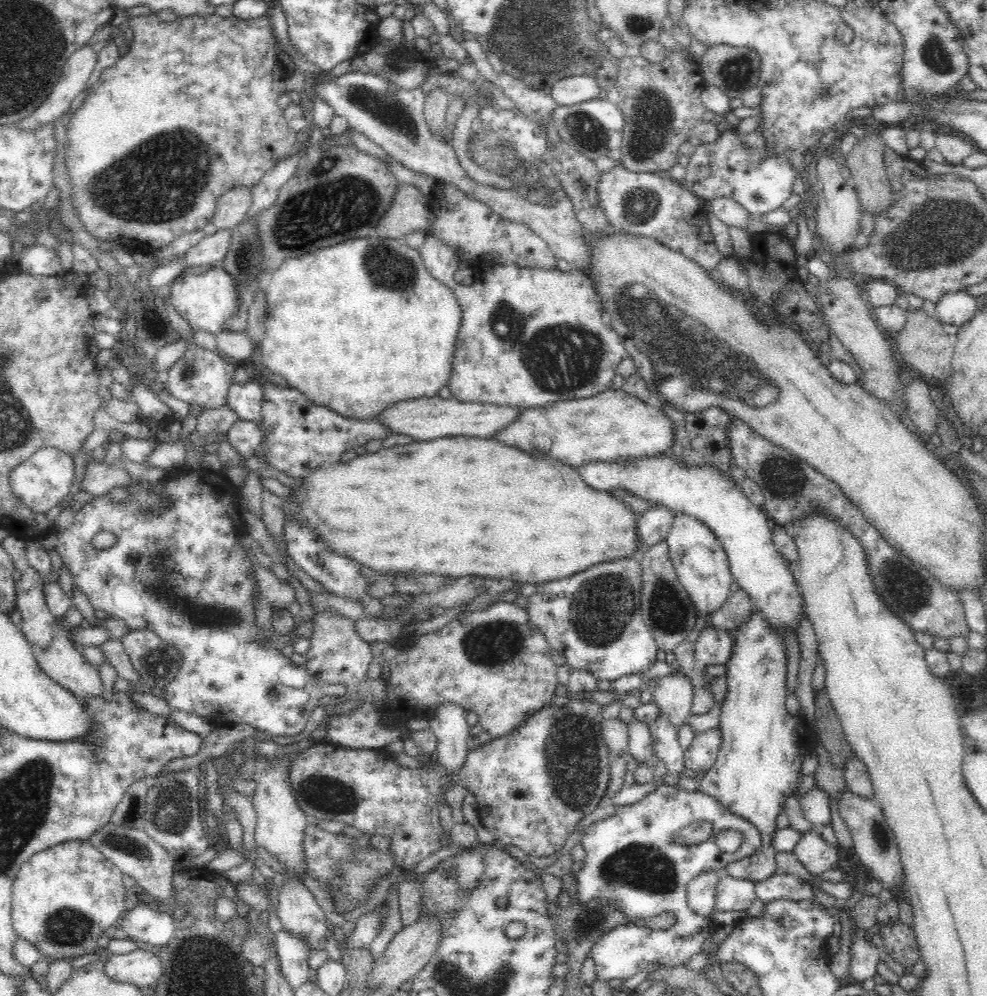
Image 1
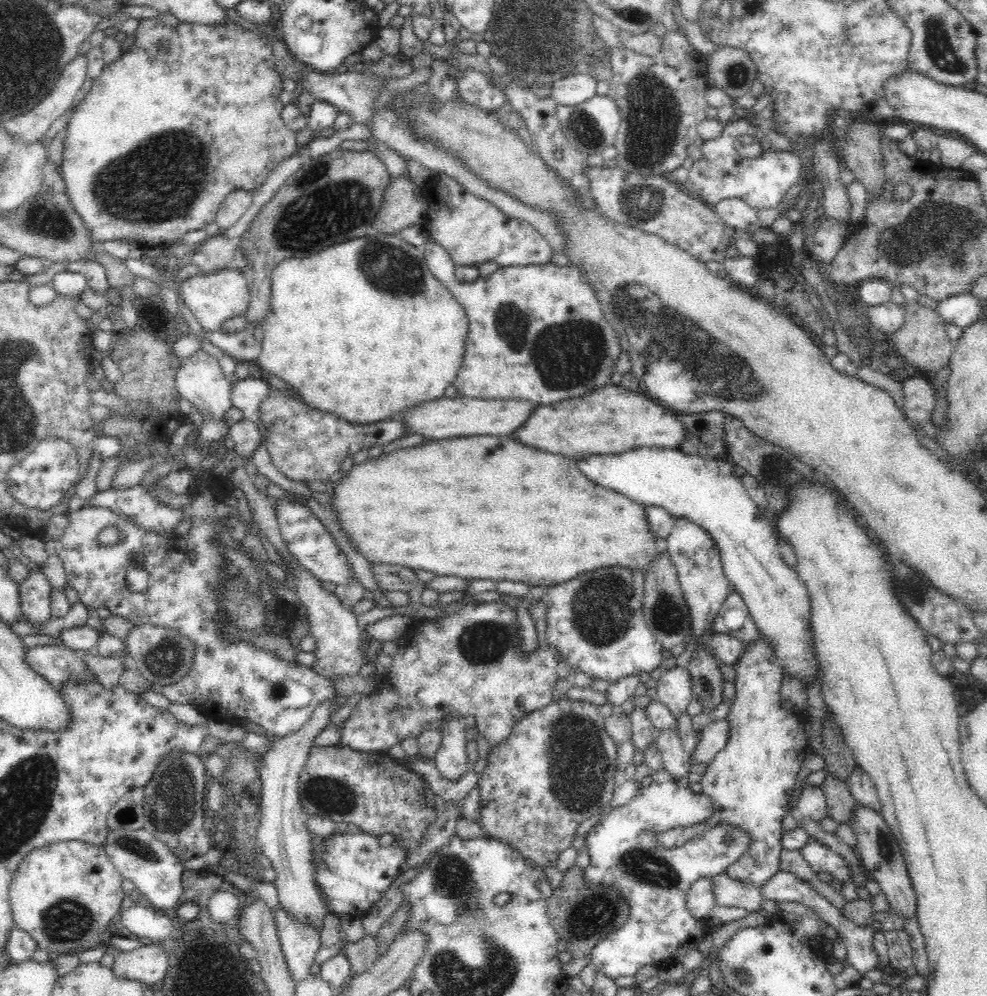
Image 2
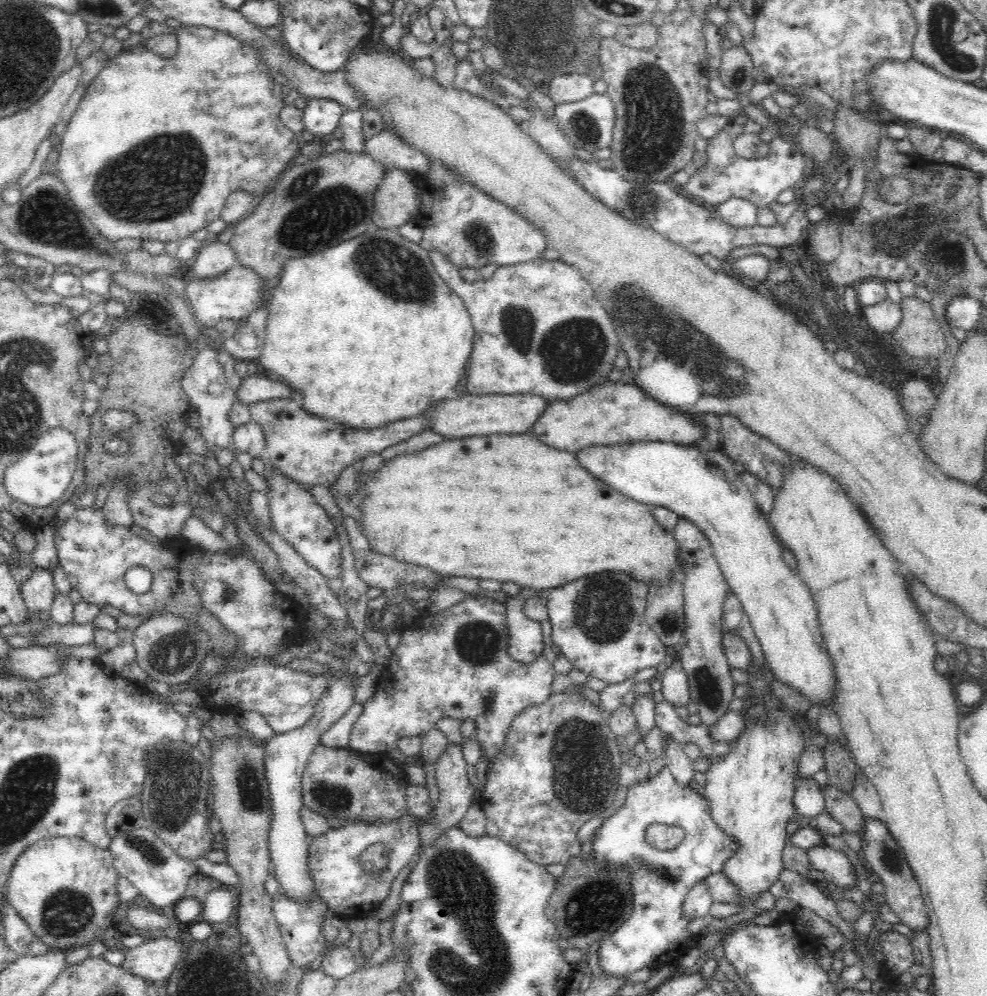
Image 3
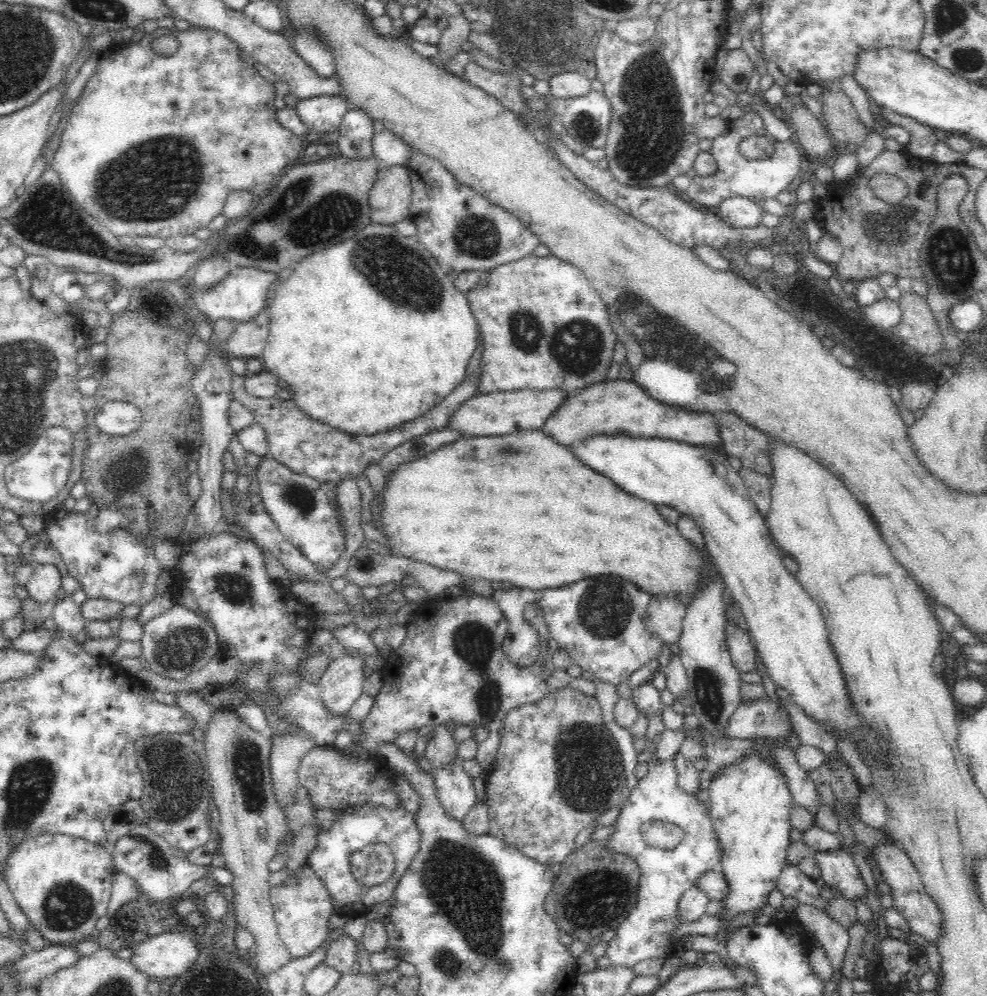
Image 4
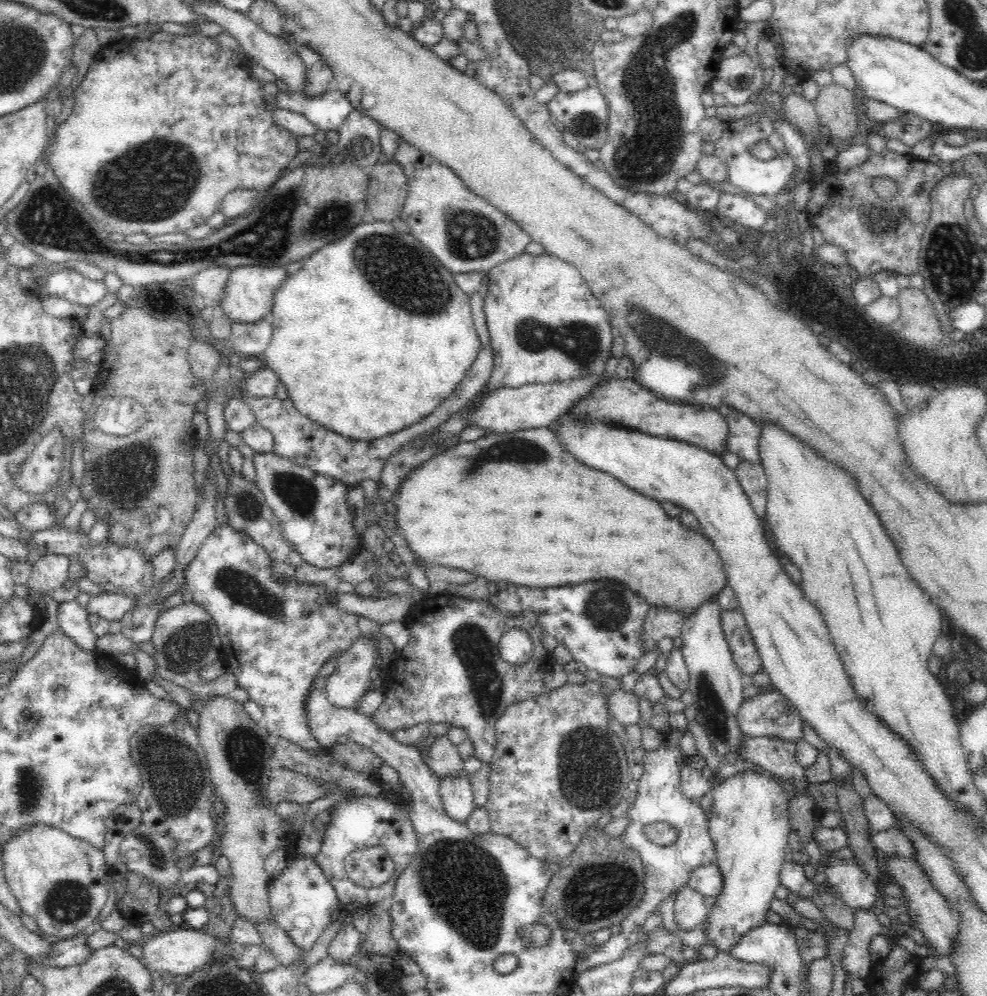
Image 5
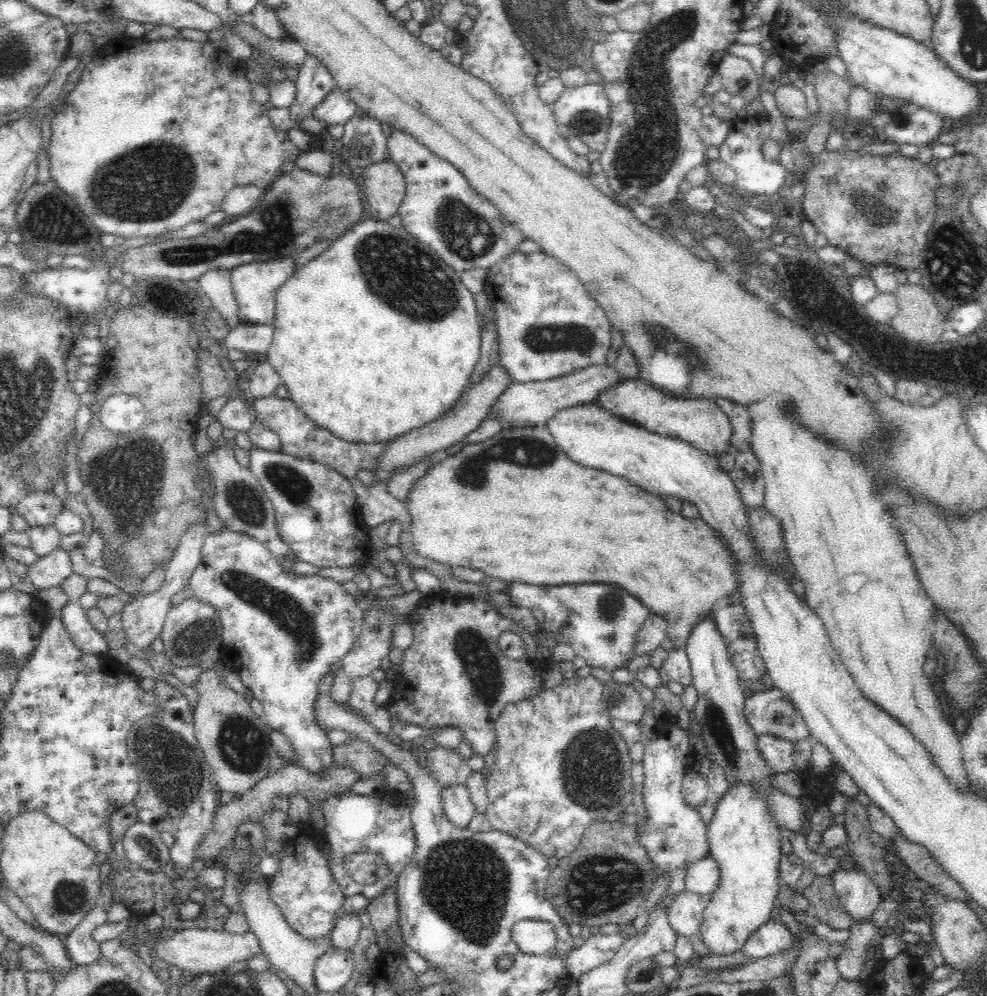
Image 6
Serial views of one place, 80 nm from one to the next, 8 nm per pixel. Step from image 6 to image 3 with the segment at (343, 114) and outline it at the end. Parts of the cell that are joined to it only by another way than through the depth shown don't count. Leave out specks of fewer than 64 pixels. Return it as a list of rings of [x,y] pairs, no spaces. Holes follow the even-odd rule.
[[[310,99],[303,110],[305,130],[312,136],[331,134],[339,125],[343,112],[342,106],[336,102]]]

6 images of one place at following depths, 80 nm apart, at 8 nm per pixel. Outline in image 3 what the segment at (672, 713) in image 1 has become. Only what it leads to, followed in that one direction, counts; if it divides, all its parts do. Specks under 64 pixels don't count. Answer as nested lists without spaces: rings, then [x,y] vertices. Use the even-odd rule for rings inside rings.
[[[674,661],[670,667],[662,672],[661,685],[664,701],[677,710],[686,708],[691,702],[689,680],[680,661]]]

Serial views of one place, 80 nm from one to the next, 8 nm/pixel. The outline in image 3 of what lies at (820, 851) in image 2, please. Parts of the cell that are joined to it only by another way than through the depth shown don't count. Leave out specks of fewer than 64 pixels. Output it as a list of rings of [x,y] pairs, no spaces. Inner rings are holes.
[[[827,845],[814,846],[806,850],[811,868],[823,872],[824,882],[834,889],[842,891],[854,886],[856,875],[848,857]]]

